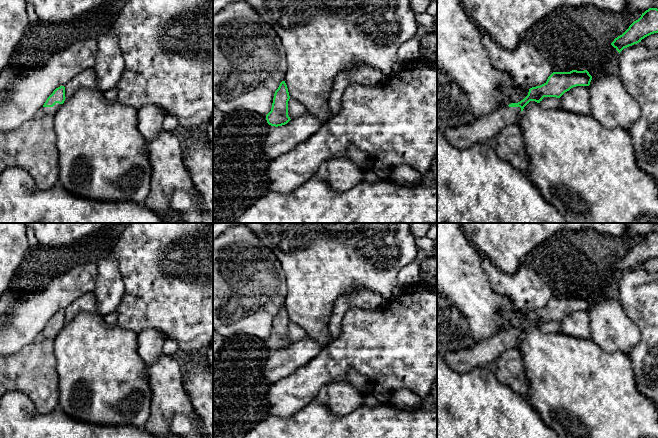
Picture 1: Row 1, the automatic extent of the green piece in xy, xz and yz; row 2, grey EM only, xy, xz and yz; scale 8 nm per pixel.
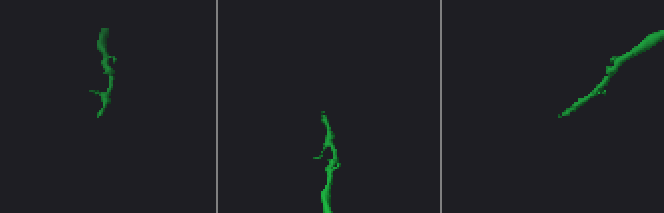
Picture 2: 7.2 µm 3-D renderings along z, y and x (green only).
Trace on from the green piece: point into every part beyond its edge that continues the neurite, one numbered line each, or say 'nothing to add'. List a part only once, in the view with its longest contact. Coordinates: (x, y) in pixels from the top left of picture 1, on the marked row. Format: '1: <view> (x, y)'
1: xy (51, 111)

